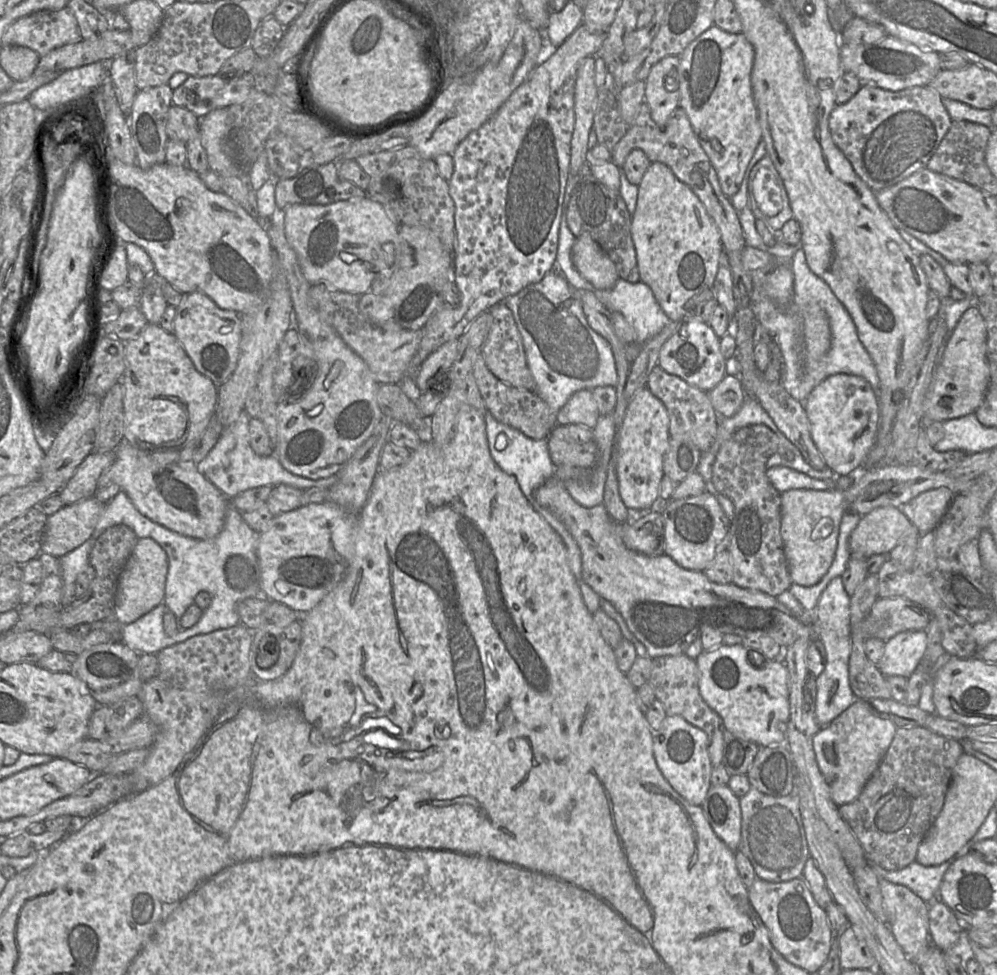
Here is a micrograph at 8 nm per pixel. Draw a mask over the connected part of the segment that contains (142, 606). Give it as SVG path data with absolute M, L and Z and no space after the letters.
M151 538L138 539L118 579L113 617L124 626L162 604L167 573L168 558L163 548Z

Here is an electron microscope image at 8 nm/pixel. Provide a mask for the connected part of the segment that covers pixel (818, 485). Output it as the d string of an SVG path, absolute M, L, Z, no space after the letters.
M773 466L767 469L767 477L781 494L790 489L835 489L833 481L812 478L786 466Z

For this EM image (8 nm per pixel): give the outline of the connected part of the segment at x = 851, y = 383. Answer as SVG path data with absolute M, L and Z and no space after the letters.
M836 373L821 381L808 395L804 408L810 426L812 440L823 457L826 466L837 476L855 475L862 468L864 459L873 446L877 434L879 405L876 393L862 377Z

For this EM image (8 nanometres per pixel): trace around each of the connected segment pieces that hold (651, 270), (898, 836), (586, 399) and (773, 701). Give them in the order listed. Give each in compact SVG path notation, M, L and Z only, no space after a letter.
M651 163L638 185L631 236L640 281L650 287L670 321L683 321L698 303L714 297L712 288L723 251L719 229L699 198L664 163Z
M926 727L897 728L882 761L859 796L838 807L840 817L862 846L867 861L889 871L901 870L916 861L918 847L943 808L954 767L963 753L962 741L941 736Z
M592 389L575 392L556 416L558 425L579 425L593 429L600 418Z
M725 644L703 651L695 660L699 669L699 691L703 700L722 719L726 731L761 747L785 744L790 718L789 671L783 662L773 660L761 667L754 667L748 660L749 649L742 645Z

